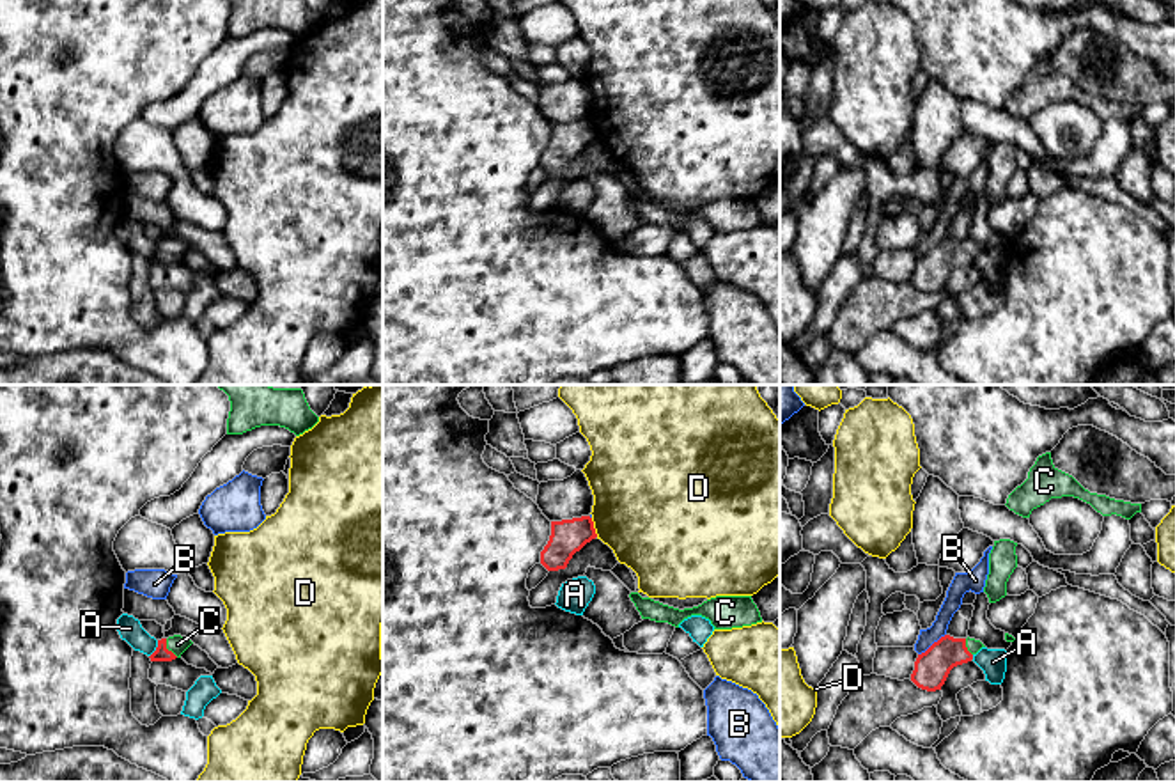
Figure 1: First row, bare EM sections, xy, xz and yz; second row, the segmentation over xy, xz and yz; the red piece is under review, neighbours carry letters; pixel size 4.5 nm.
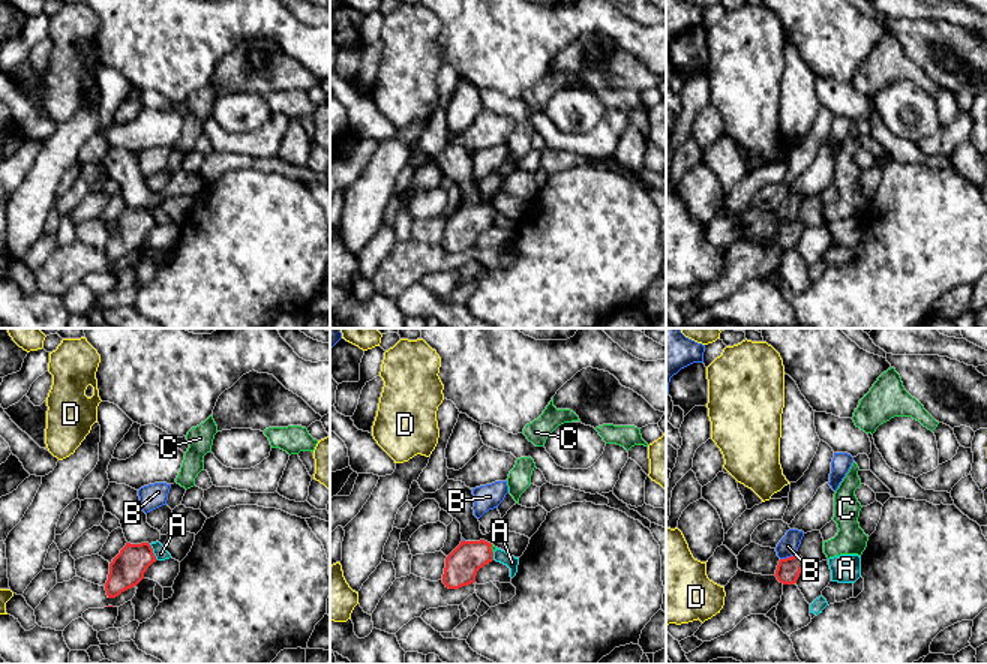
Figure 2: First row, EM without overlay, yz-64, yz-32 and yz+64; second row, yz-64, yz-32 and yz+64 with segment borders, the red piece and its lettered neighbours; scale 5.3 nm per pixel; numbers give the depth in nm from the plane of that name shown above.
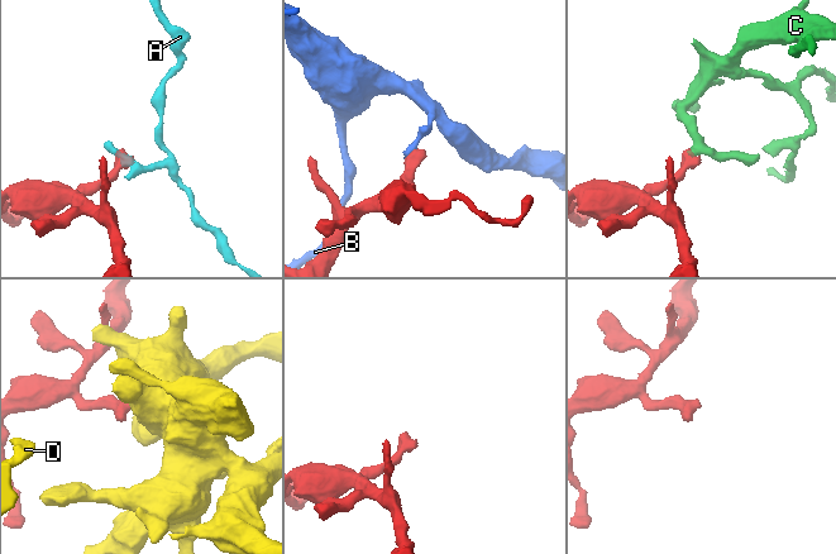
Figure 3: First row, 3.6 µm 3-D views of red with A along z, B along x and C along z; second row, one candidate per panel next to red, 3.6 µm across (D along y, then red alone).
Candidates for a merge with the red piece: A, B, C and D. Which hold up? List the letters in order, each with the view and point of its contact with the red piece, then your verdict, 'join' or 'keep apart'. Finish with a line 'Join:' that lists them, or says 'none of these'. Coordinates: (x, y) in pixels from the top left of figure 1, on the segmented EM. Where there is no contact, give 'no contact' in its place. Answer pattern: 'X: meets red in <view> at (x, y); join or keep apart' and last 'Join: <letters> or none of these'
A: meets red in xy at (156, 649); keep apart
B: meets red in yz at (933, 644); keep apart
C: meets red in xy at (167, 649); join
D: meets red in xz at (592, 527); keep apart
Join: C

